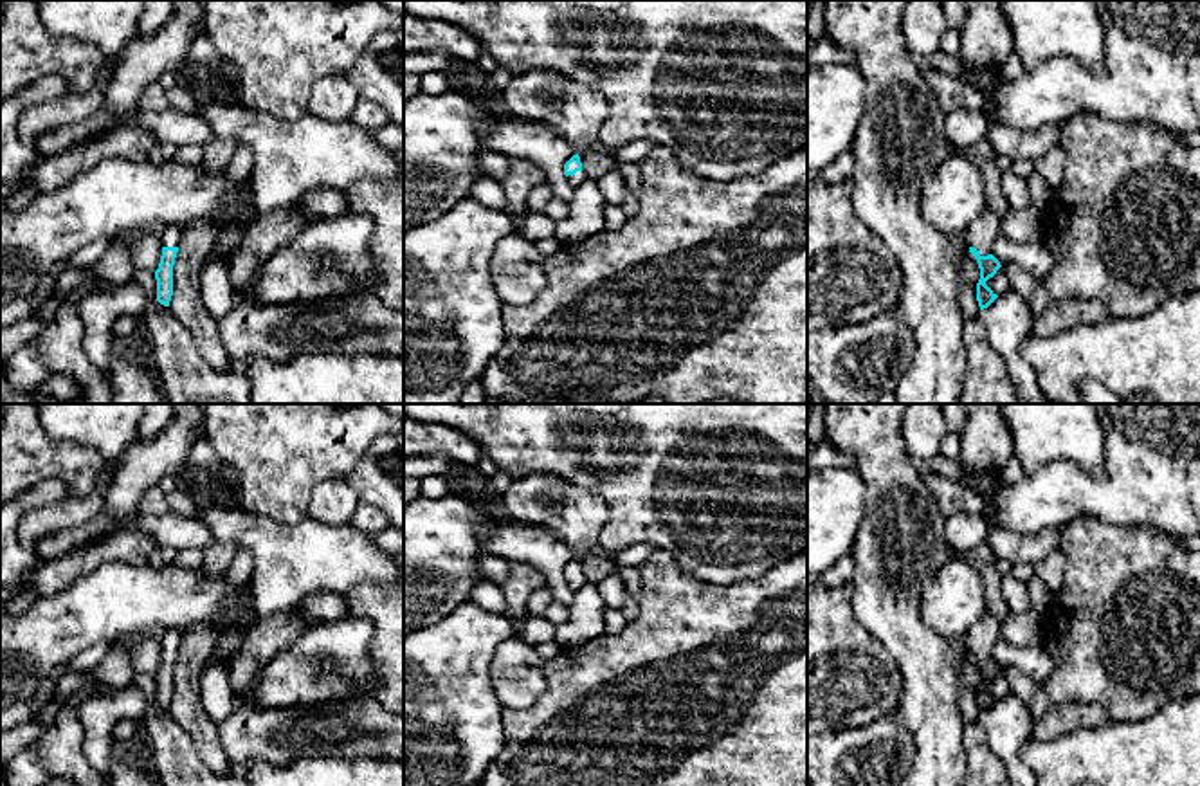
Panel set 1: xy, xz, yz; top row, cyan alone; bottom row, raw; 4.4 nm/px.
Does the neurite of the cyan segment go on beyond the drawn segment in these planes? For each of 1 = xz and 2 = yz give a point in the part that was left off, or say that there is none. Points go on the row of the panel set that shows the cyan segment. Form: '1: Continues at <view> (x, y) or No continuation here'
1: Continues at xz (579, 177)
2: Continues at yz (984, 229)

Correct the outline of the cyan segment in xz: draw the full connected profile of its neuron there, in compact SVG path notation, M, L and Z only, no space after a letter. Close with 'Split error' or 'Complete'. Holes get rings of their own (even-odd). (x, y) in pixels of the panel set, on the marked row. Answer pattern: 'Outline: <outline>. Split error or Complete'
Outline: M578 153L573 155L566 164L564 164L564 175L571 187L578 187L587 180L586 171L582 169L582 162Z. Split error

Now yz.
Outline: M986 204L978 216L968 225L957 243L969 247L975 256L980 279L977 283L977 301L980 310L987 308L998 296L986 285L989 278L1002 267L1000 261L991 254L995 240L1000 236L1002 220Z. Split error

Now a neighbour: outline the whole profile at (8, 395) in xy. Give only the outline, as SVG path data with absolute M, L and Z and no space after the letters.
M0 364L0 404L77 404L77 398L70 402L59 402L41 389L34 393L14 391L5 380L4 366Z

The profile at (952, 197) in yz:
M951 153L924 180L919 216L937 233L959 242L986 204L986 186L978 168L966 157Z

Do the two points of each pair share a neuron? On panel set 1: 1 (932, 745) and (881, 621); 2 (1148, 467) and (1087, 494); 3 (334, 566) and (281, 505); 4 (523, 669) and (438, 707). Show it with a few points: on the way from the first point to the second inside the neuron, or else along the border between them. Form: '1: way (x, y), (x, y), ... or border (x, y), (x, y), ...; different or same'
1: way (930, 714), (928, 669), (910, 651); same
2: way (1134, 482), (1121, 494), (1101, 494); same
3: border (256, 512), (281, 523), (301, 523), (310, 518); different
4: border (503, 642), (490, 664), (492, 691), (501, 705); different

